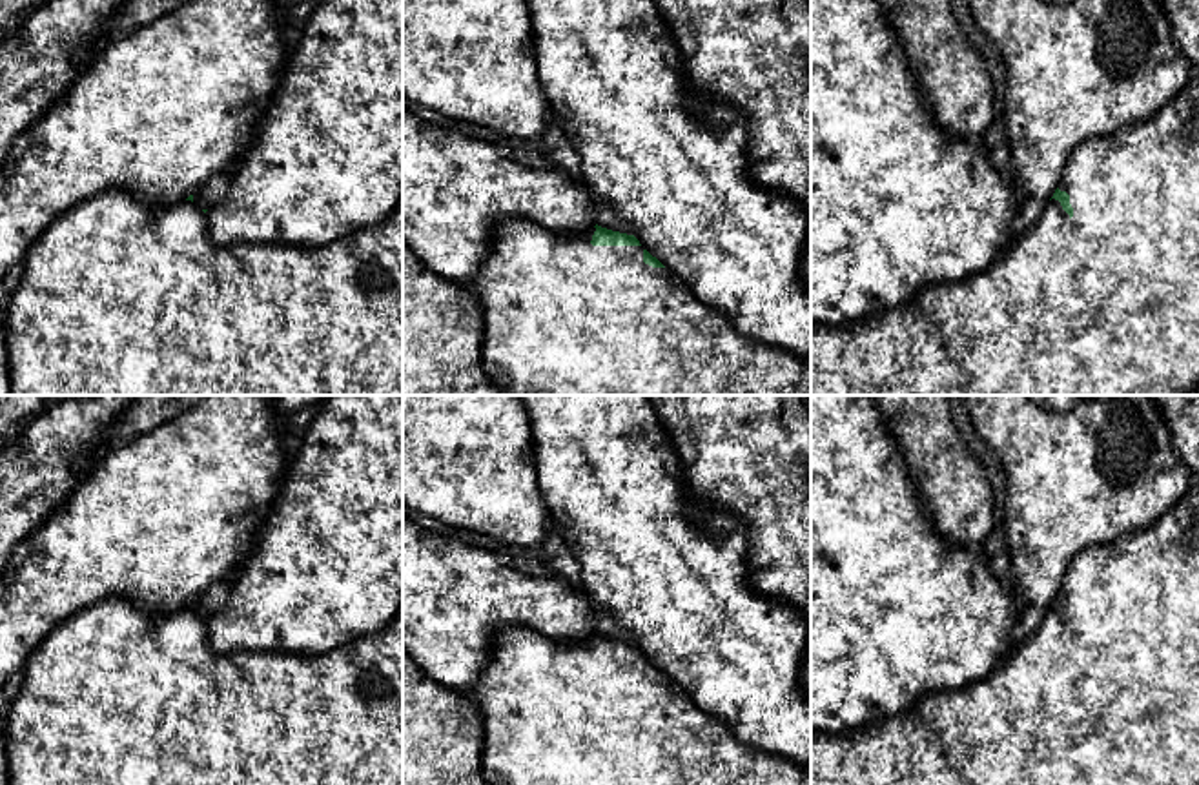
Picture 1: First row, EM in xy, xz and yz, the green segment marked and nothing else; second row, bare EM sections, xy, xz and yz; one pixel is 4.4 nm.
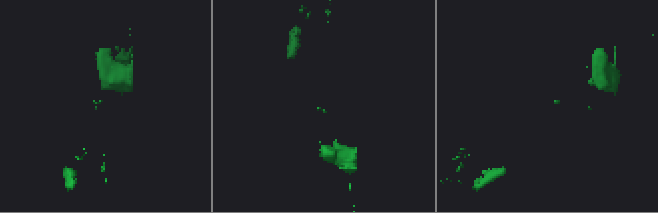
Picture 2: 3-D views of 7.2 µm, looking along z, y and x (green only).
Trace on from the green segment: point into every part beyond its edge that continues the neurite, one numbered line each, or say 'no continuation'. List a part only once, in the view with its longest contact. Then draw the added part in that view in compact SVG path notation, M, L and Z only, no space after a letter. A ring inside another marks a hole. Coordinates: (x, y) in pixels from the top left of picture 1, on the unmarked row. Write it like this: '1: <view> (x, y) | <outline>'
1: xz (554, 713) | M501 627L492 643L490 659L479 681L468 692L485 727L481 772L488 785L811 785L811 765L740 743L729 727L698 709L691 696L669 676L643 670L643 654L592 654L596 636L583 639L550 637L527 627Z

